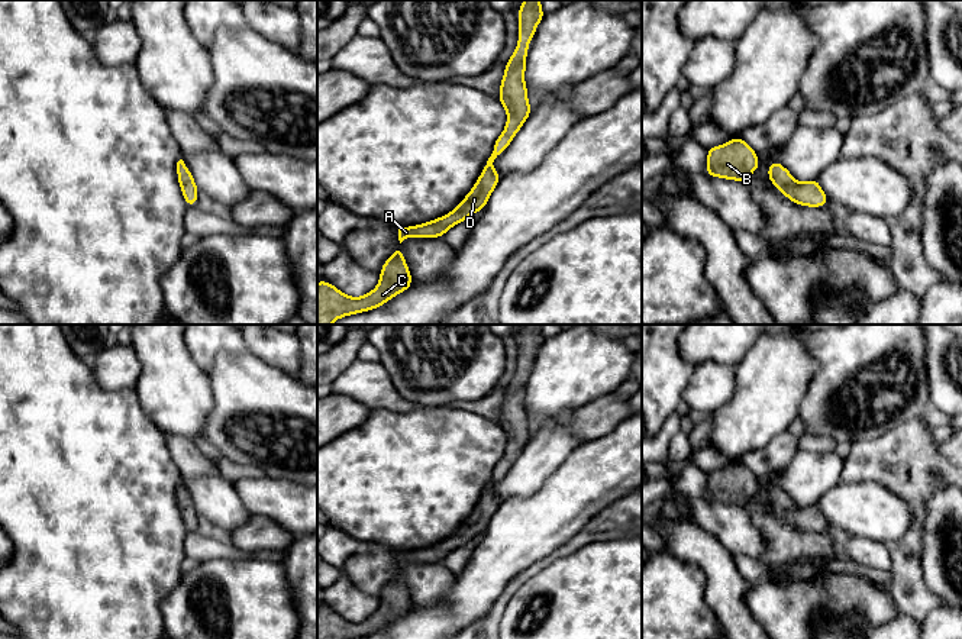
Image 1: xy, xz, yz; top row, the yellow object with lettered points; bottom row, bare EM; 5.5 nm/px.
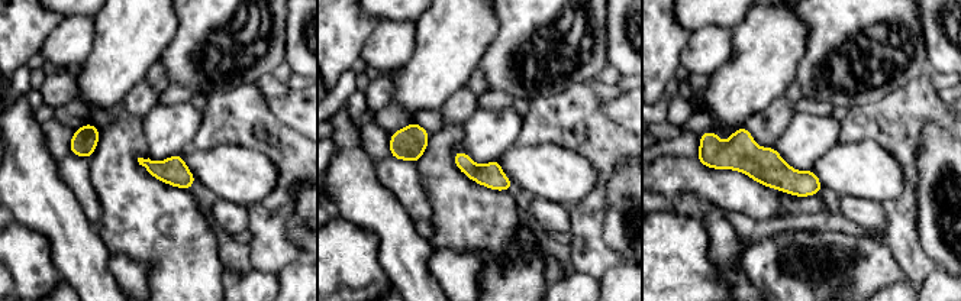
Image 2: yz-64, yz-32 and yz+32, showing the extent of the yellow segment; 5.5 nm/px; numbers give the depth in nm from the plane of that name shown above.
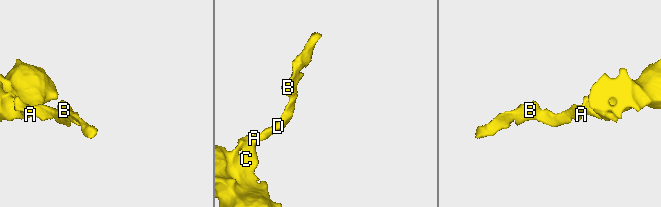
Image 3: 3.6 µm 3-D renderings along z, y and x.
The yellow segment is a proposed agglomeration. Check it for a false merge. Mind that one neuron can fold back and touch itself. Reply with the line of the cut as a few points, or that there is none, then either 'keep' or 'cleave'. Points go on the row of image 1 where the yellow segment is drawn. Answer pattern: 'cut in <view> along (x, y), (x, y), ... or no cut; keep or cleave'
no cut; keep

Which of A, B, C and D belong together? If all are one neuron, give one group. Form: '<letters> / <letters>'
A B C D

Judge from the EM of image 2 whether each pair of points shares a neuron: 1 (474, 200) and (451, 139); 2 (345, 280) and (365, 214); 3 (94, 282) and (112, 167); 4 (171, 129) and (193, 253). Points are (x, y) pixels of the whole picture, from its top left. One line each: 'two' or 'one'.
1: one
2: two
3: two
4: two

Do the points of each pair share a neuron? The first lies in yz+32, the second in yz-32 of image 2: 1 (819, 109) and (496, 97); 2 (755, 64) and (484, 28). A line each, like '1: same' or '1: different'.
1: same
2: same

